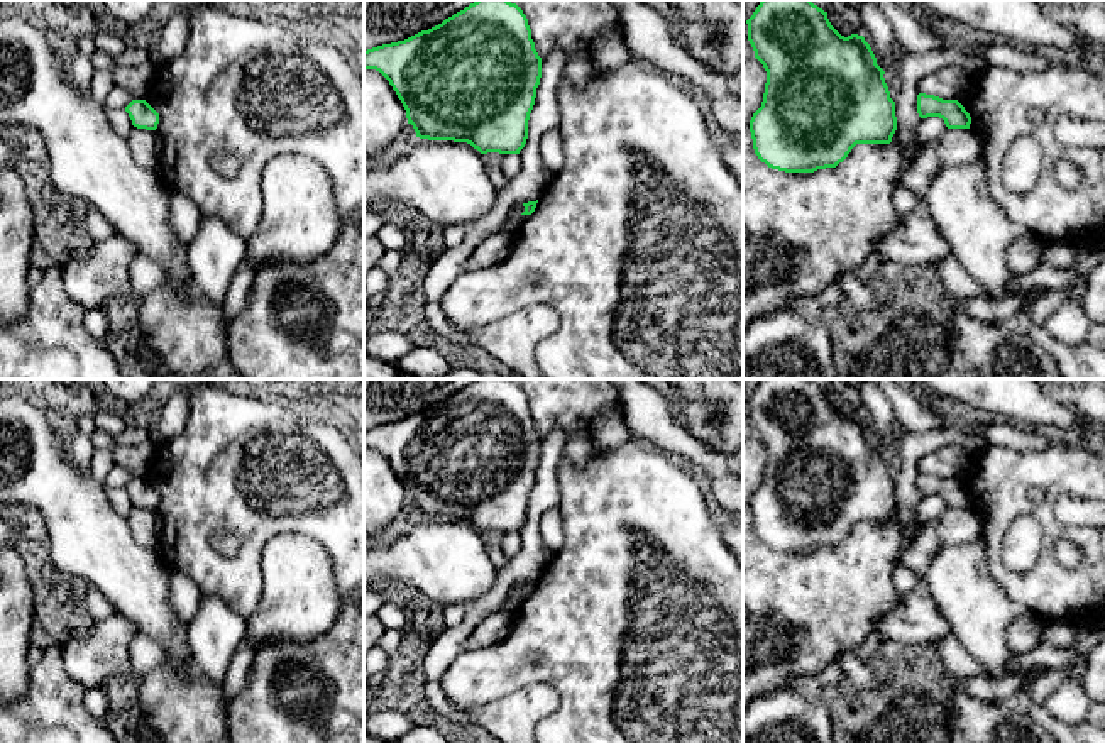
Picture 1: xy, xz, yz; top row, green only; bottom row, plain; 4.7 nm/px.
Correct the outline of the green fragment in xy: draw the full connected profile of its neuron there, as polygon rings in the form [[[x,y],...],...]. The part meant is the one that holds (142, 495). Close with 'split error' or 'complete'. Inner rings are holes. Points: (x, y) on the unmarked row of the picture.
[[[132,479],[125,491],[129,493],[132,504],[137,508],[156,509],[159,503],[159,493],[146,479]]]; complete

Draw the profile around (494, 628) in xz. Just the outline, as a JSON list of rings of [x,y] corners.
[[[501,609],[481,621],[465,641],[465,650],[477,650],[501,643],[513,625],[514,613]]]

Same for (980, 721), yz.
[[[956,680],[949,694],[968,743],[1056,743],[1019,701],[983,702],[963,691]]]

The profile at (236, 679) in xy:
[[[244,638],[244,641],[235,650],[228,663],[227,674],[222,680],[223,702],[227,706],[247,687],[254,653],[256,650]]]

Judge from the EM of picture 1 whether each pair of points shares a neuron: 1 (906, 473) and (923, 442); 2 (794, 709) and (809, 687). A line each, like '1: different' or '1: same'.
1: same
2: different

